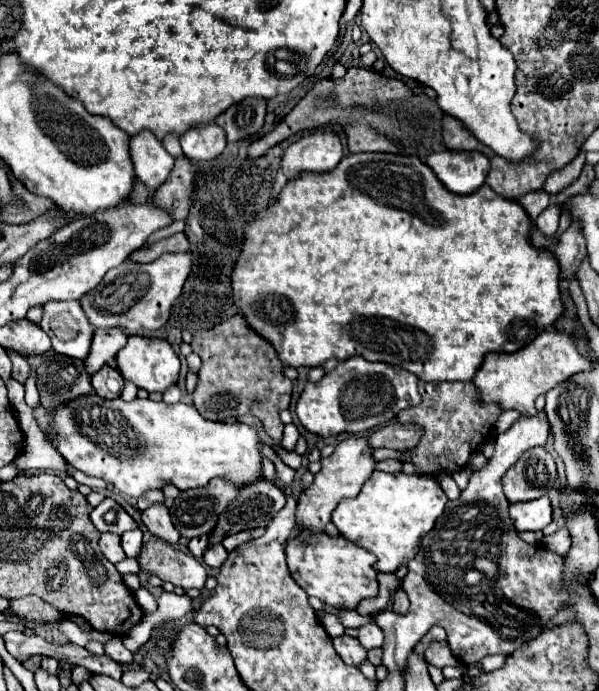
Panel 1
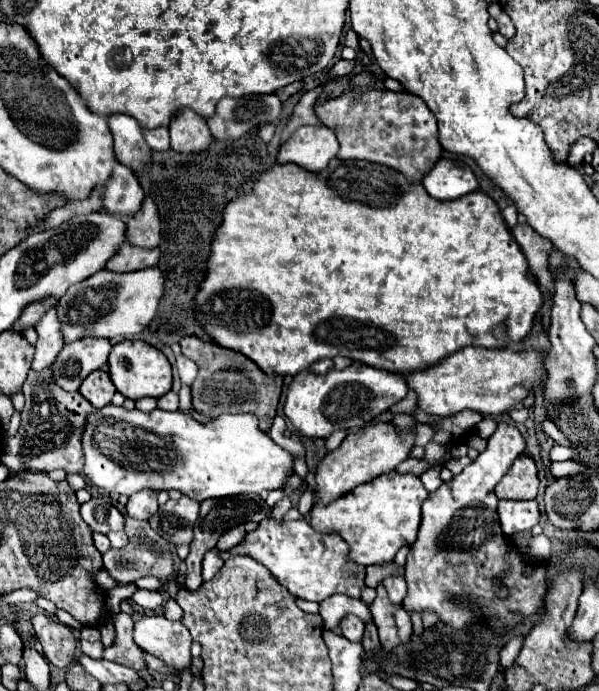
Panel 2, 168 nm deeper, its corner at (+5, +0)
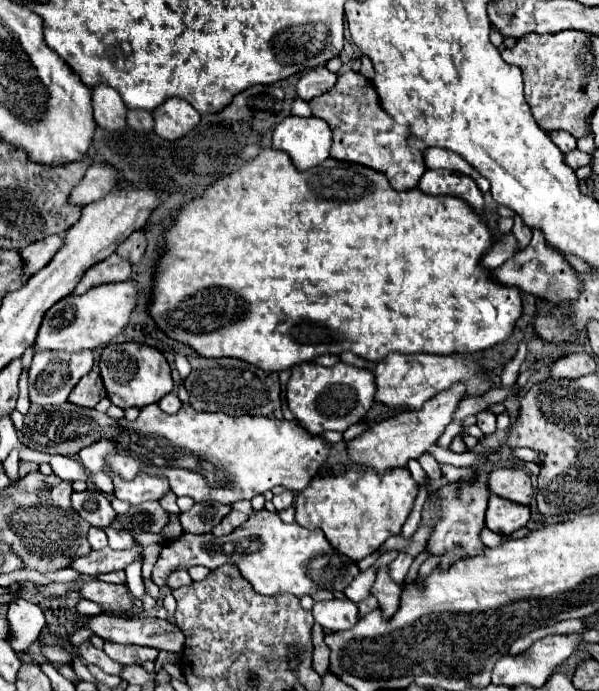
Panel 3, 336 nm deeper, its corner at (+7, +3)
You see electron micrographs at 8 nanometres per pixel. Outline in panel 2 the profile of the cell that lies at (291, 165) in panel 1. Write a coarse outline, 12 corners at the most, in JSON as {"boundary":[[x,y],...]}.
{"boundary":[[299,127],[277,163],[323,171],[339,141],[329,127]]}

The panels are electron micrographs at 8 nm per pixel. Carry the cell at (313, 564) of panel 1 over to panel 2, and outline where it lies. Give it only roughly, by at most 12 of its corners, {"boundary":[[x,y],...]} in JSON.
{"boundary":[[265,519],[241,547],[299,599],[361,599],[339,535]]}

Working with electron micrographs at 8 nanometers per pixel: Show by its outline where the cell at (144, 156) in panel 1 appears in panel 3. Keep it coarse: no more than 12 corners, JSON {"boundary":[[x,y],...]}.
{"boundary":[[107,84],[91,88],[93,118],[113,132],[125,126],[127,108]]}

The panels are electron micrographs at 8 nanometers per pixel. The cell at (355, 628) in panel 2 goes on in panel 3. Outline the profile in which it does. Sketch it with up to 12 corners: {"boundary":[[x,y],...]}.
{"boundary":[[347,598],[315,602],[315,622],[331,632],[359,620],[357,604]]}

